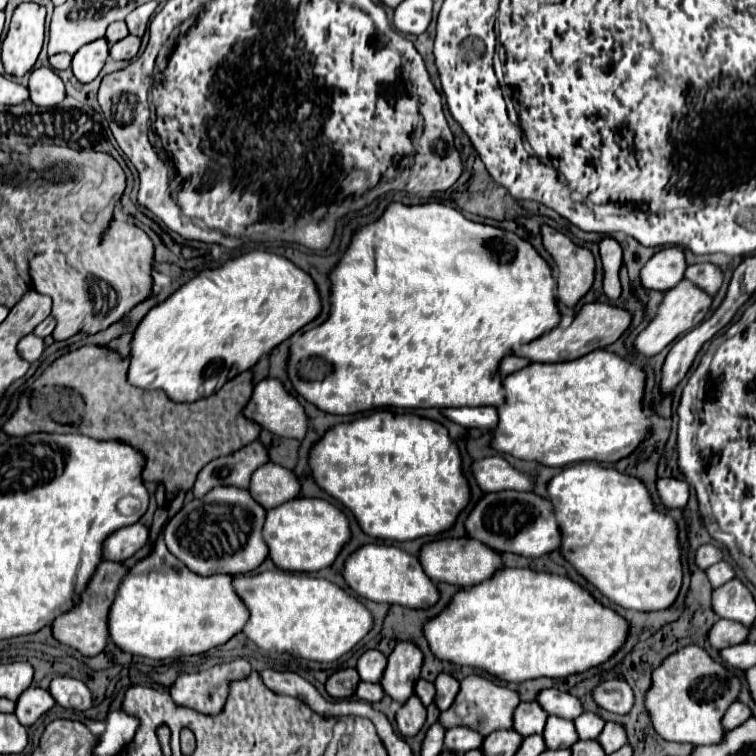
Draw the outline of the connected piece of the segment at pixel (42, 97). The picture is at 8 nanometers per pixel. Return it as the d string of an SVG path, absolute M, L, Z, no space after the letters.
M39 67L31 73L29 91L31 101L39 107L57 107L65 99L65 85L61 77L49 67Z

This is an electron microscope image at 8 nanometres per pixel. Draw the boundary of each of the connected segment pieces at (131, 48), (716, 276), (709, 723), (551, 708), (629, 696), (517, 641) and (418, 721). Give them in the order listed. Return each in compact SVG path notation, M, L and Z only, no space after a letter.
M129 35L111 47L111 59L115 61L133 59L139 53L139 47L141 47L141 39L135 35Z
M713 263L691 265L691 267L687 267L685 277L695 281L705 291L709 291L709 295L715 295L723 285L723 271L719 265L713 265Z
M687 645L669 655L663 665L653 671L653 687L647 691L645 703L653 727L663 739L691 745L717 745L725 737L721 715L725 715L729 703L737 701L743 685L741 671L711 659L699 645Z
M545 689L545 691L541 691L539 697L537 697L537 703L539 701L543 703L541 707L549 715L557 715L557 717L563 717L563 719L575 719L577 715L581 715L585 711L583 703L575 695L559 691L559 689Z
M617 679L597 685L593 691L593 697L599 707L611 713L619 713L619 715L629 713L635 703L633 689L625 681L617 681Z
M501 569L495 577L471 589L459 591L451 605L423 627L429 647L439 659L457 665L481 667L493 677L509 683L539 677L561 679L599 667L625 645L629 629L631 625L627 619L595 601L585 587L571 581L567 575L553 575L533 569Z
M415 695L409 697L401 705L401 709L397 711L397 727L399 727L399 733L405 735L405 737L415 735L423 727L425 719L427 719L425 705Z

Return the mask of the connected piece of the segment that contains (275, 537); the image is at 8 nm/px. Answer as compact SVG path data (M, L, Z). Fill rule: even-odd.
M299 497L293 501L287 501L275 509L267 511L267 521L265 521L265 541L269 545L269 557L273 559L273 563L283 569L283 571L301 571L301 573L313 573L313 571L321 571L325 567L331 567L337 559L337 555L341 553L341 549L351 541L351 527L349 527L349 519L347 515L335 507L333 503L325 501L325 499L307 499L307 497Z

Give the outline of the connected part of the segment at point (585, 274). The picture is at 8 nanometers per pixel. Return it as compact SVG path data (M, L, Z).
M541 227L545 249L553 255L559 277L557 297L567 307L575 307L581 297L589 293L595 281L595 257L587 247L575 245L569 237L551 227Z

